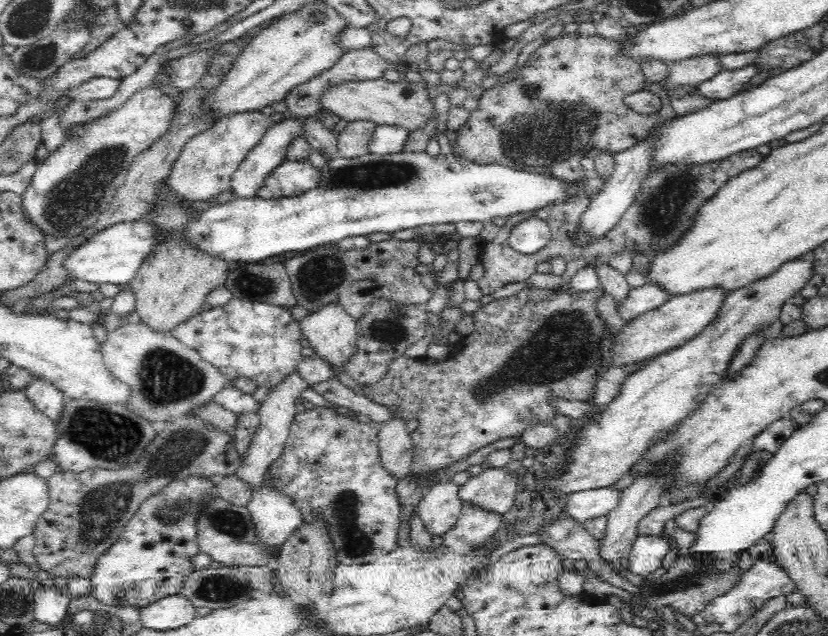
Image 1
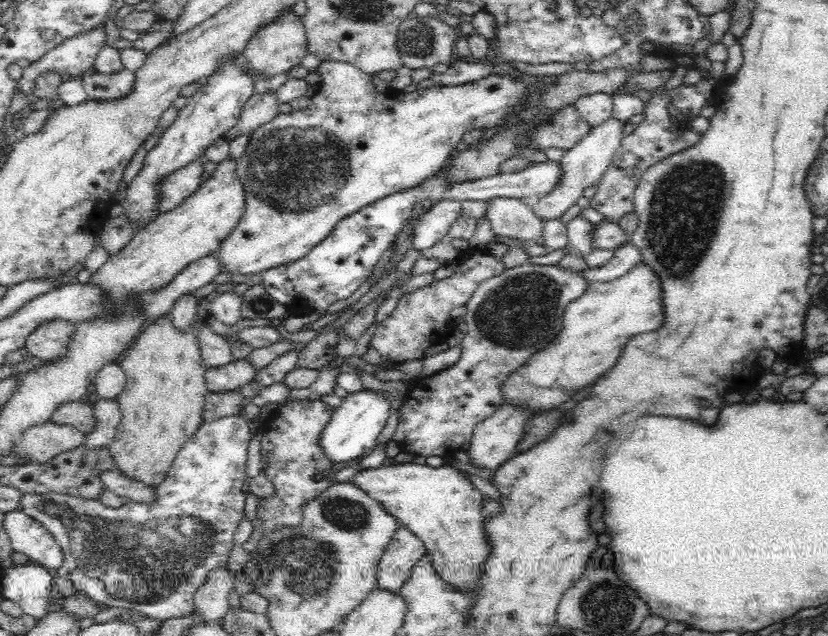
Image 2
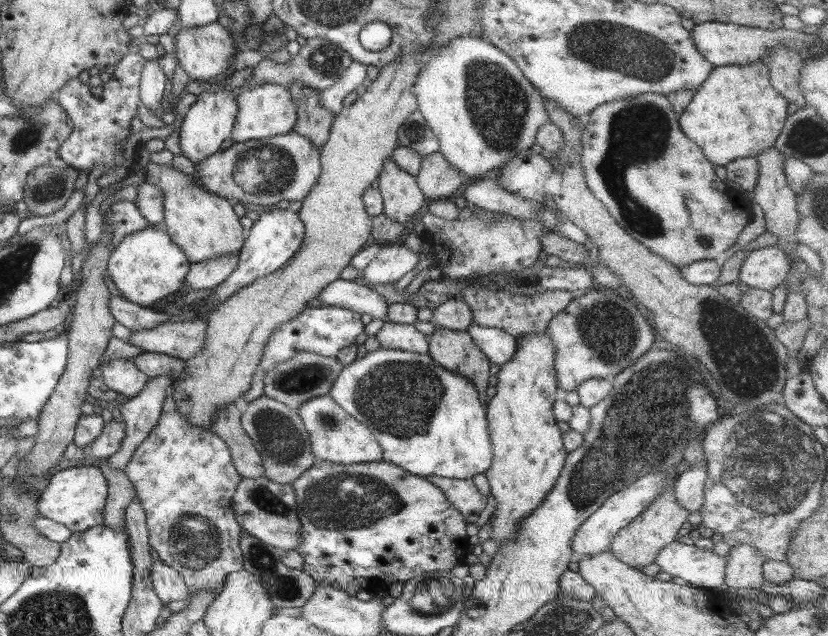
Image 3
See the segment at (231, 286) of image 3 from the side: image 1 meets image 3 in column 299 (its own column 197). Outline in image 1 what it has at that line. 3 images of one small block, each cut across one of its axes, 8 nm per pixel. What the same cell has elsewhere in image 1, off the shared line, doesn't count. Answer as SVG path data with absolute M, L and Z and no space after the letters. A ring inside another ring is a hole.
M400 152L380 155L367 153L357 158L339 157L330 163L326 163L326 165L320 171L320 182L318 182L318 186L314 186L314 189L308 190L306 193L292 197L269 200L263 200L257 197L234 199L232 202L214 206L212 209L204 211L201 215L201 218L197 222L186 225L186 228L184 228L184 233L186 233L186 239L188 239L188 241L192 241L192 243L198 246L198 248L204 249L206 253L212 255L213 257L218 257L219 259L224 259L230 262L231 265L232 262L258 262L259 260L264 260L264 258L268 256L282 254L282 252L286 252L286 250L288 250L288 252L294 252L294 250L298 250L298 252L304 252L304 250L310 250L310 248L314 248L314 246L320 246L320 244L337 243L341 240L344 240L344 238L353 236L367 236L368 234L372 234L372 232L391 233L396 232L396 230L404 230L404 228L418 228L418 226L424 226L427 224L438 225L444 224L446 222L490 222L491 218L503 217L507 219L508 217L512 216L512 214L518 214L518 212L531 215L534 210L538 210L538 208L546 208L546 206L550 206L550 204L563 203L566 202L565 199L574 198L574 196L586 196L586 193L596 194L596 192L602 188L602 184L606 182L602 181L596 172L586 174L585 177L587 180L582 185L579 185L578 187L570 187L570 185L566 185L566 183L562 183L562 181L558 181L556 179L550 179L542 177L542 175L526 173L525 171L514 171L500 165L478 166L472 162L466 161L462 157L455 158L452 156L452 154L449 156L442 156L440 154L440 156L433 158L426 153Z

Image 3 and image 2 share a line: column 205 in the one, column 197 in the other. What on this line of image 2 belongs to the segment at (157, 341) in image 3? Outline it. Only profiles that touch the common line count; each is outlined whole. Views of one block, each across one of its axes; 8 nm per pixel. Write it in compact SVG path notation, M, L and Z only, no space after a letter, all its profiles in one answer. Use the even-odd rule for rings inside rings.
M197 322L200 354L207 368L216 368L230 364L234 360L230 342L220 335L212 333L207 323Z

